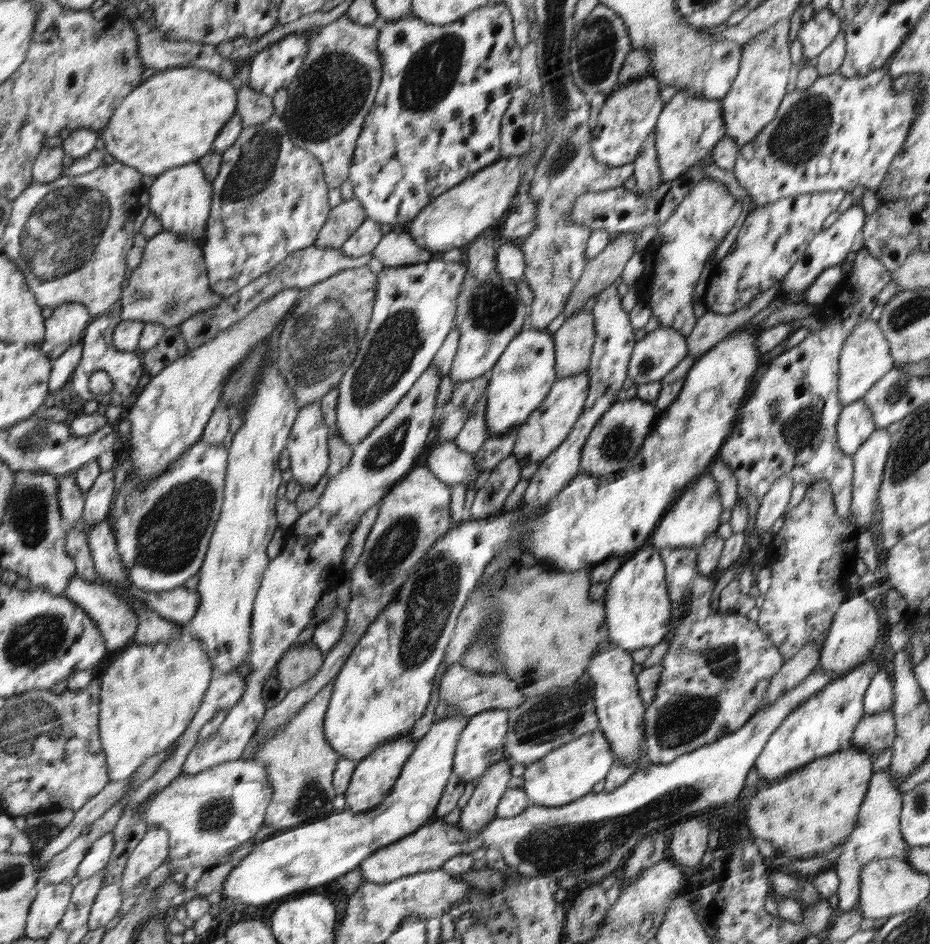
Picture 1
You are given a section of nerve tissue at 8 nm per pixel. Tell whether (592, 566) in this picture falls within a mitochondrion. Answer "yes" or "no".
no

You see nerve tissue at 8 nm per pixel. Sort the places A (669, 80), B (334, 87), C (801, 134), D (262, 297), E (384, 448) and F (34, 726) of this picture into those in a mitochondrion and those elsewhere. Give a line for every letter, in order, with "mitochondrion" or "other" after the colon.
A: other
B: mitochondrion
C: mitochondrion
D: other
E: mitochondrion
F: mitochondrion

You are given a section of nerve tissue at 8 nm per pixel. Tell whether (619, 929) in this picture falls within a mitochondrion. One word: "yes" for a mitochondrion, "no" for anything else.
yes

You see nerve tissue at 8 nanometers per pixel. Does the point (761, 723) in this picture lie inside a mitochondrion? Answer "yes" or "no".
no

